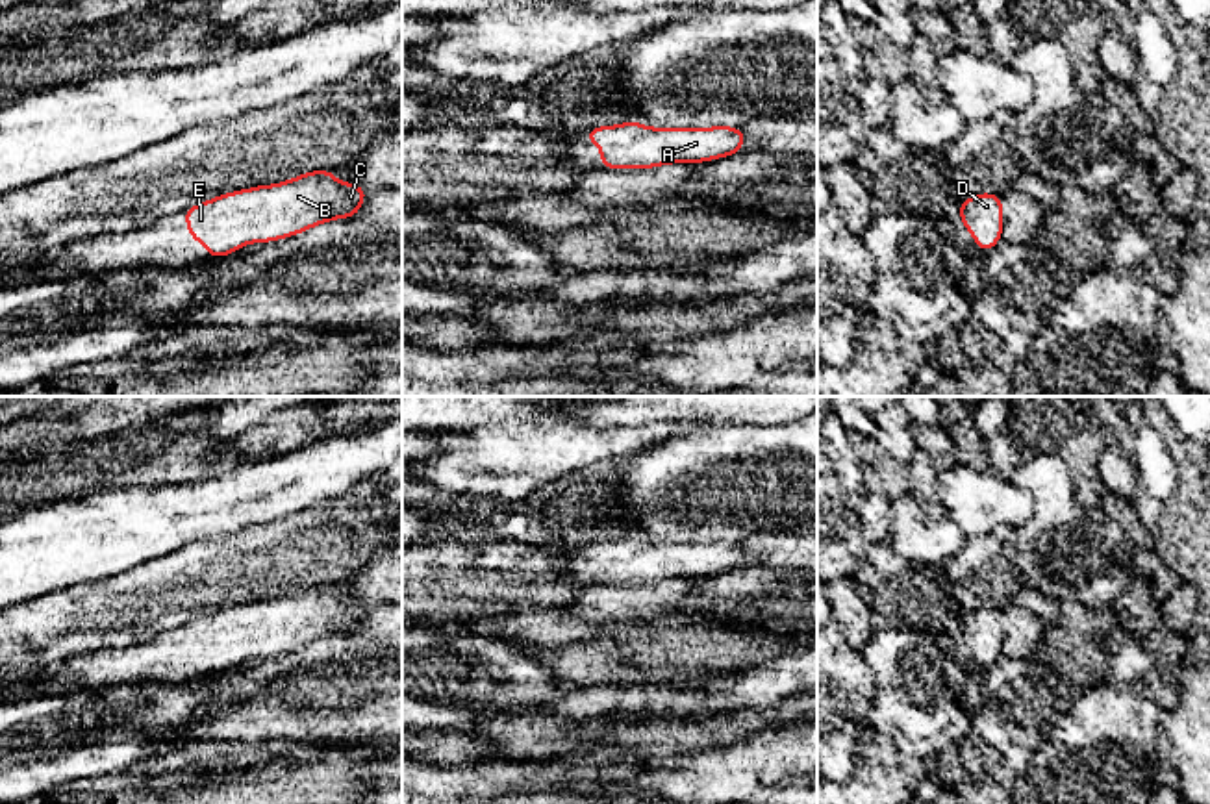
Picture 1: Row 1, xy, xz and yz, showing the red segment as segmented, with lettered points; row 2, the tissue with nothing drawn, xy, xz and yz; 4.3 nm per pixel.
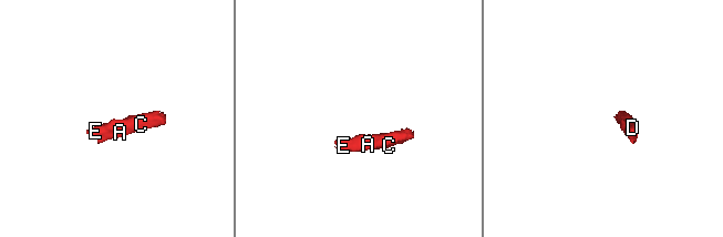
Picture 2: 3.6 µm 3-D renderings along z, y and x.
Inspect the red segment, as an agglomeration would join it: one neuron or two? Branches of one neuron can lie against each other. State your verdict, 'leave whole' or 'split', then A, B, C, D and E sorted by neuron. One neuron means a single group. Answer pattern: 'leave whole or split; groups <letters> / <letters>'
leave whole; groups A B C D E

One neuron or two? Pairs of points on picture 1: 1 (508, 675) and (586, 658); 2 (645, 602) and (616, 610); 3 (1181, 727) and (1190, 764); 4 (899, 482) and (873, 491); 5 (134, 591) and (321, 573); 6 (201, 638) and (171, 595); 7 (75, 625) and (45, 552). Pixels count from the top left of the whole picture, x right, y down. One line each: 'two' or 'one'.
1: two
2: one
3: one
4: two
5: one
6: two
7: two

